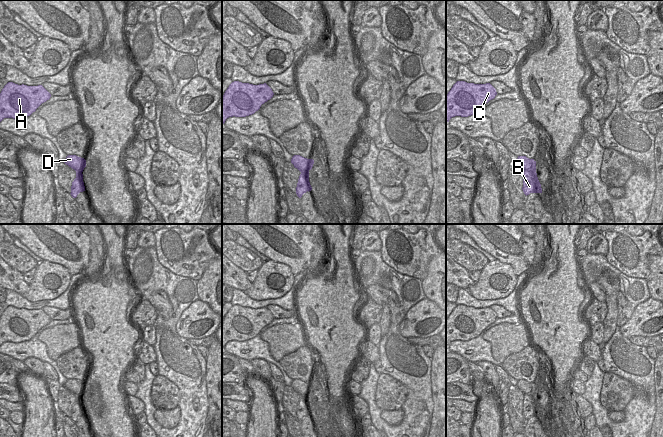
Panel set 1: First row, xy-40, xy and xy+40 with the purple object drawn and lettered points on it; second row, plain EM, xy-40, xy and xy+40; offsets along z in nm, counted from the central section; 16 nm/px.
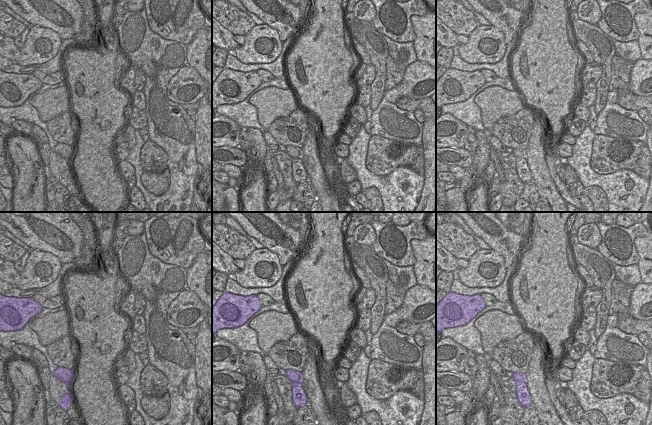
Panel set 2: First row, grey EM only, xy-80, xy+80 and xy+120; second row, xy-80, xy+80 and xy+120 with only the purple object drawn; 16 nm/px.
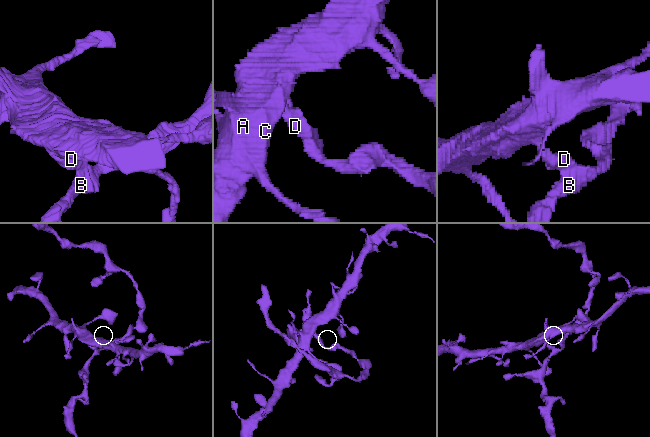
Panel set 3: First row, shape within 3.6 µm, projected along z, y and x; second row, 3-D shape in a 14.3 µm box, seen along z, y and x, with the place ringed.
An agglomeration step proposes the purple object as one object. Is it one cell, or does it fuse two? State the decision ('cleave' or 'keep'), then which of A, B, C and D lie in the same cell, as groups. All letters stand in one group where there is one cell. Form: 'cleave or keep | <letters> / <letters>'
cleave | A C D / B

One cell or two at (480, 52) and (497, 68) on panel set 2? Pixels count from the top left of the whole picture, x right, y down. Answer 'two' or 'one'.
two

